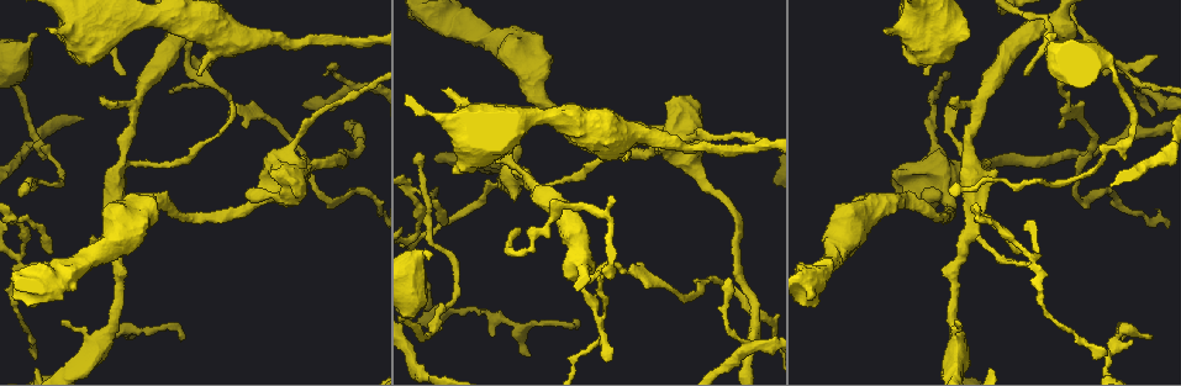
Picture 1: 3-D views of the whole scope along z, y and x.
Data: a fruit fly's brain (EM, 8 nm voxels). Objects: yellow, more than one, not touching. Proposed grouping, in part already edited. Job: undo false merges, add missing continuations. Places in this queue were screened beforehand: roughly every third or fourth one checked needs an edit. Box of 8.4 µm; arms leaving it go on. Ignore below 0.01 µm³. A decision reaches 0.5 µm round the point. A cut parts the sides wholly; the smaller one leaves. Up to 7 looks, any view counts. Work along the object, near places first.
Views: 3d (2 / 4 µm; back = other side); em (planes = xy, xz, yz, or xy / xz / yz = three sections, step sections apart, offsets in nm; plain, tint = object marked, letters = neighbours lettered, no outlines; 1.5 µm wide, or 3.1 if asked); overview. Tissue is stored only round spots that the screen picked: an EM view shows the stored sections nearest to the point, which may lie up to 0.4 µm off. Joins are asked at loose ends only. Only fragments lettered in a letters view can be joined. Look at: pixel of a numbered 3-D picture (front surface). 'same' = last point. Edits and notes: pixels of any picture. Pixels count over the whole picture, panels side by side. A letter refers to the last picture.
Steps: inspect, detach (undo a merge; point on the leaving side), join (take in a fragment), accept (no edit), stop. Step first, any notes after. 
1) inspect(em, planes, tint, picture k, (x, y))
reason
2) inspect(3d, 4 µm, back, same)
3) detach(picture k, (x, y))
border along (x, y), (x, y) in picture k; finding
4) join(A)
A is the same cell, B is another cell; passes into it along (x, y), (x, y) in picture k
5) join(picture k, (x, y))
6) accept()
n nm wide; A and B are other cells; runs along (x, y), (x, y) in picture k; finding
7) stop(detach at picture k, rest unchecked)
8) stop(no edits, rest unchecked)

inspect(3d, 4 µm, picture 1, (431, 256))
branch stops here

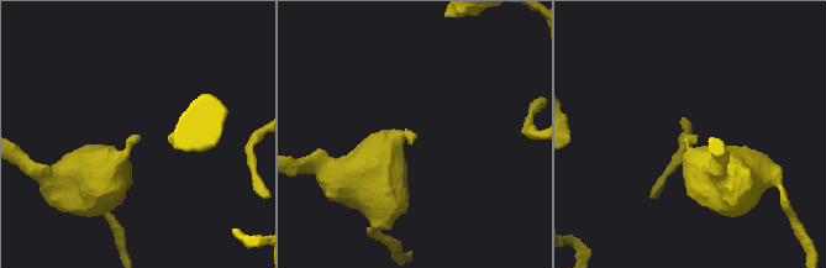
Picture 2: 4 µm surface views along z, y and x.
inspect(em, planes, letters, picture 2, (138, 135))

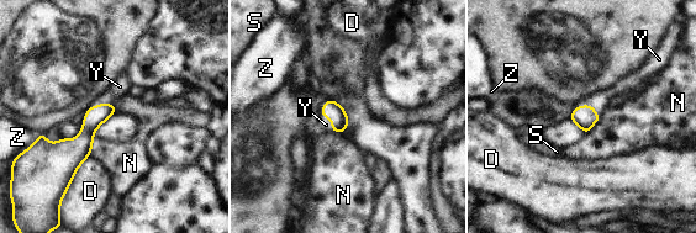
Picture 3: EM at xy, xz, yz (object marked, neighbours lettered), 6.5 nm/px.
join(Y)
Y is the same cell, D, N, S and Z are other cells; passes into it along (80, 146), (89, 109), (120, 86) in picture 3; it goes on there

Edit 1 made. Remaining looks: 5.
inspect(3d, 2 µm, back, picture 1, (45, 28))

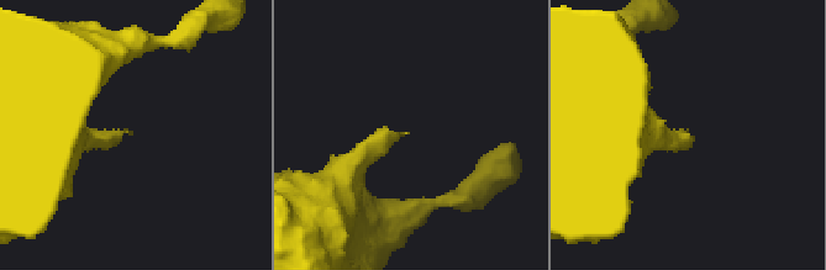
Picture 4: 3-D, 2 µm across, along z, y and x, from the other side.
inspect(em, planes, letters, picture 4, (687, 134))
need the tissue

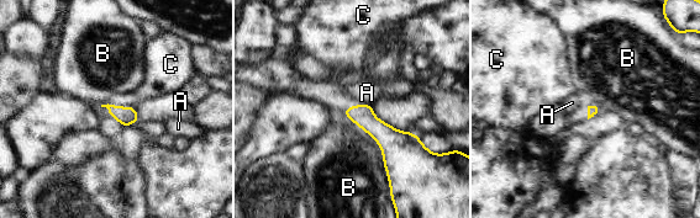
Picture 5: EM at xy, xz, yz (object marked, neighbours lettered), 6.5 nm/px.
accept()
A, B and C are other cells; border along (363, 102), (370, 105) in picture 5; no lettered fragment goes on from it

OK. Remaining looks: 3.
inspect(em, xy, step 4, tint, picture 1, (527, 354))
thin end

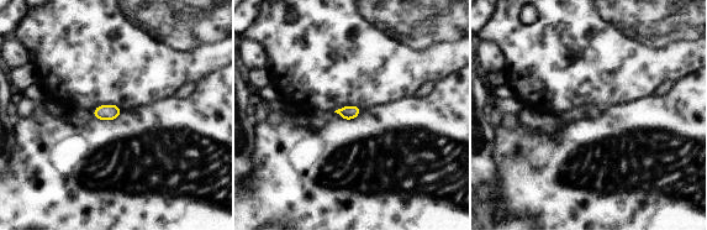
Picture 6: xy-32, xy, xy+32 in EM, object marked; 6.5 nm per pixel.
inspect(em, planes, letters, same)
cut it another way

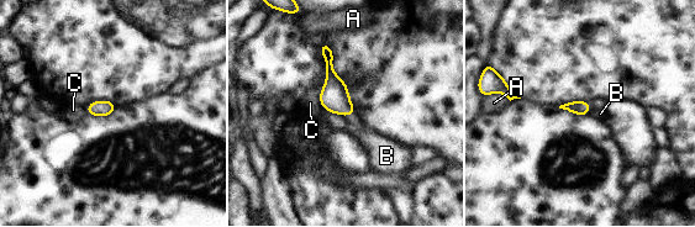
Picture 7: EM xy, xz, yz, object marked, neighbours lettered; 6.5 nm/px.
join(B)
A touches over 100 nm; B is the same cell, A and C are other cells; passes into it along (335, 98), (347, 115), (373, 142) in picture 7; it goes on there

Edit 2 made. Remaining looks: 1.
stop(join at picture 3, join at picture 7, rest unchecked)

